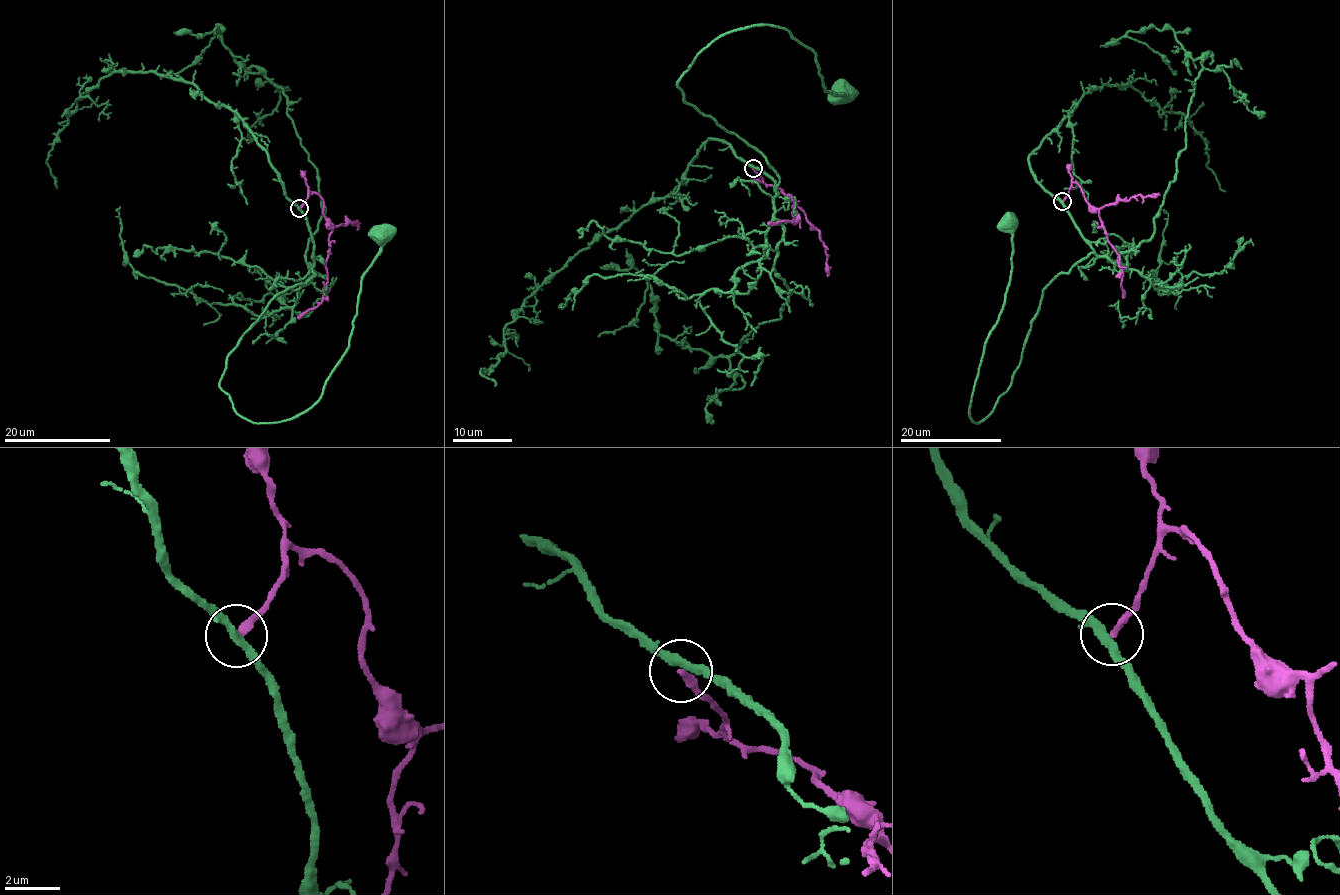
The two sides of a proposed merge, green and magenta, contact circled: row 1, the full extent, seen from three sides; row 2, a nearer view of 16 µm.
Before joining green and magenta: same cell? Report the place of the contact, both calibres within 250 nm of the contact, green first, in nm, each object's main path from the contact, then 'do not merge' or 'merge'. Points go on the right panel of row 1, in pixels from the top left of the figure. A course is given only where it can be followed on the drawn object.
place (1062, 201); calibres 300 and 280 nm; course green (1062, 201), (1093, 250), (1044, 289), (1011, 385), (979, 423), (969, 414), (983, 345), (1012, 270), (1007, 224); course magenta (1062, 201), (1075, 182), (1087, 203), (1098, 211), (1108, 242), (1119, 258), (1124, 297); do not merge

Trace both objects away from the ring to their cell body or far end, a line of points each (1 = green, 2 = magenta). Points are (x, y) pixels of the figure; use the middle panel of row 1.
1: (753, 168), (778, 193), (765, 159), (678, 86), (715, 40), (787, 30), (815, 55), (826, 92), (843, 91)
2: (753, 168), (764, 183), (782, 190), (795, 204), (792, 211), (797, 222), (781, 220), (768, 224)

